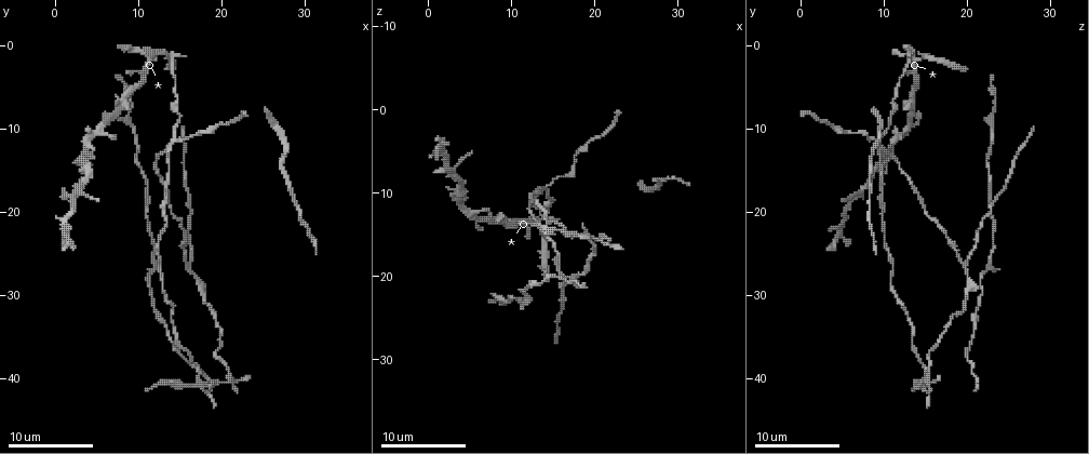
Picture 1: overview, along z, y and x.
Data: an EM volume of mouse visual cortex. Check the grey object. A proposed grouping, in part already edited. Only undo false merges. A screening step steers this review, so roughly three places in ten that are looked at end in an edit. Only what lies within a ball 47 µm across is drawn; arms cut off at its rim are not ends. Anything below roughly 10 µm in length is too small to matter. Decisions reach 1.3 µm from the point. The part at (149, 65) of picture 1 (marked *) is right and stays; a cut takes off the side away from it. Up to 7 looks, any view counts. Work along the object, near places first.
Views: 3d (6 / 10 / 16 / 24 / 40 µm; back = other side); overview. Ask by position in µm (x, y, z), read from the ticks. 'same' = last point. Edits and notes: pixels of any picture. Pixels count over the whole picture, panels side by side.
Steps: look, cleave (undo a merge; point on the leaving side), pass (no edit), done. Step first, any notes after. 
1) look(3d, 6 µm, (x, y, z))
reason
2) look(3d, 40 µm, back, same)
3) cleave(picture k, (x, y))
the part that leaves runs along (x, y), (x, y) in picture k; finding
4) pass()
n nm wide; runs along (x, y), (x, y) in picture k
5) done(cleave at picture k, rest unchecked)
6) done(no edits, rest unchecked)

look(3d, 10 µm, (14.6, 11.4, 9.2))
a fork

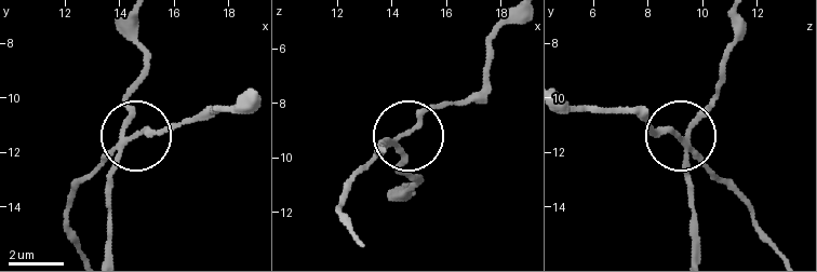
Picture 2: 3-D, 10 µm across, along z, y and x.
cleave(picture 2, (134, 112))
side arm 38 µm; the part that leaves runs along (118, 148), (111, 250) in picture 2; a second cell is stuck on

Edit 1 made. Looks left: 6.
look(overview)

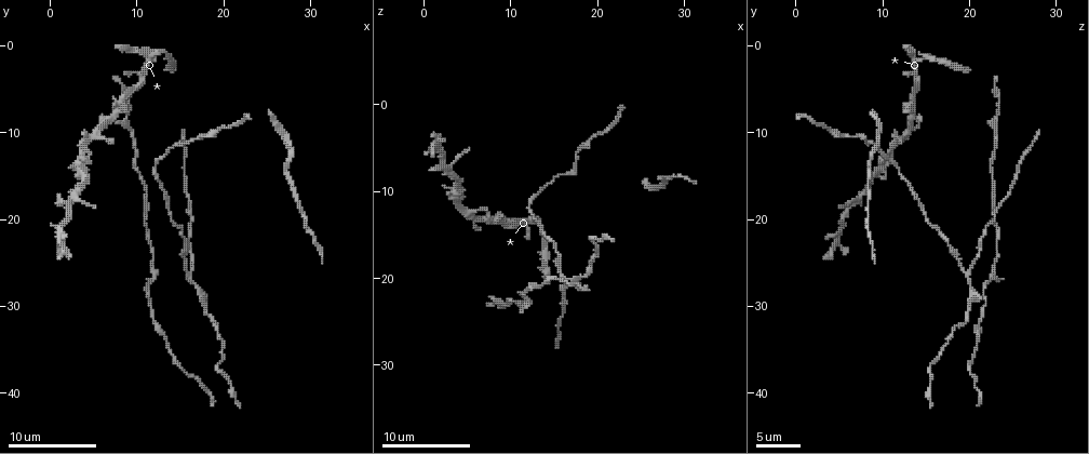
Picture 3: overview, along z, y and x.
look(3d, 10 µm, (16.0, 26.0, 20.2))

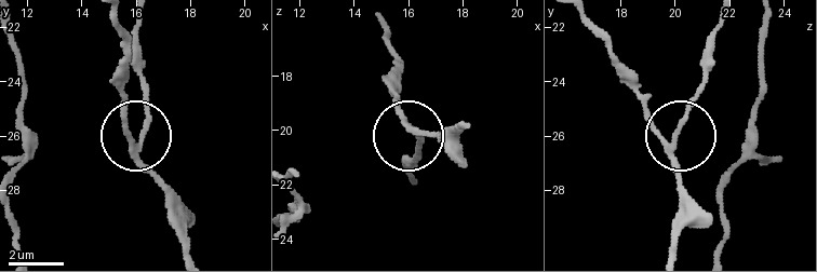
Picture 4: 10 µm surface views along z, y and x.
pass()
180 nm wide; all the same cell

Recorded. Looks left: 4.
look(3d, 16 µm, (11.2, 17.2, 23.0))
thick turns thin

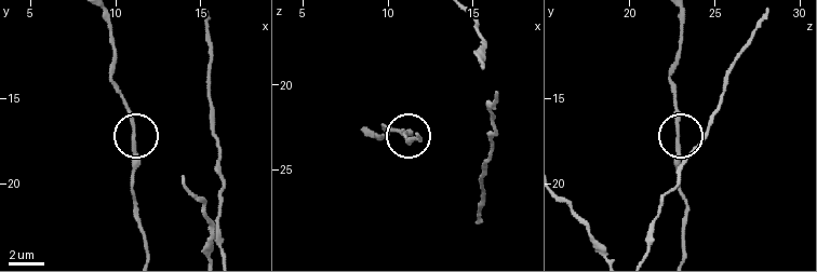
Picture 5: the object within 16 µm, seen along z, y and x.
pass()
all the same cell

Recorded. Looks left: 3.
done(cleave at picture 2, rest unchecked)

